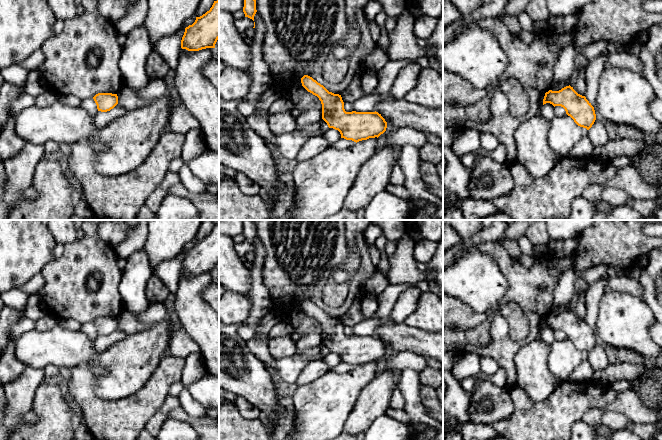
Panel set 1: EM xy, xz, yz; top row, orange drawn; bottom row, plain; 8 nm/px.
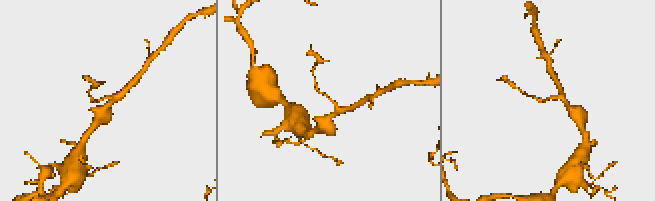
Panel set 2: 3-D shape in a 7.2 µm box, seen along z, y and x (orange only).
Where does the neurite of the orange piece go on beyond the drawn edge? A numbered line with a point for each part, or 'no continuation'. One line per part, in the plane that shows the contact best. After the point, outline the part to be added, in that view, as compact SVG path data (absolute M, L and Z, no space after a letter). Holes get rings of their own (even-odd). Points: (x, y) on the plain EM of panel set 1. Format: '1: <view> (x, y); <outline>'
no continuation

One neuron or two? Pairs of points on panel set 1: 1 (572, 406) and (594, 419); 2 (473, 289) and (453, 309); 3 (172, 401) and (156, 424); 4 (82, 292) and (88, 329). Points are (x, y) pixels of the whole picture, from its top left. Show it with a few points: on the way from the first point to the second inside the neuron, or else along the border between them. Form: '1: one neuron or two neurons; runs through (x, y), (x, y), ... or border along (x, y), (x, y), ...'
1: two neurons; border along (607, 405), (603, 408), (589, 409), (581, 419)
2: two neurons; border along (453, 296), (467, 303), (475, 310), (482, 312)
3: one neuron; runs through (167, 407), (159, 418)
4: two neurons; border along (92, 321), (82, 324)

